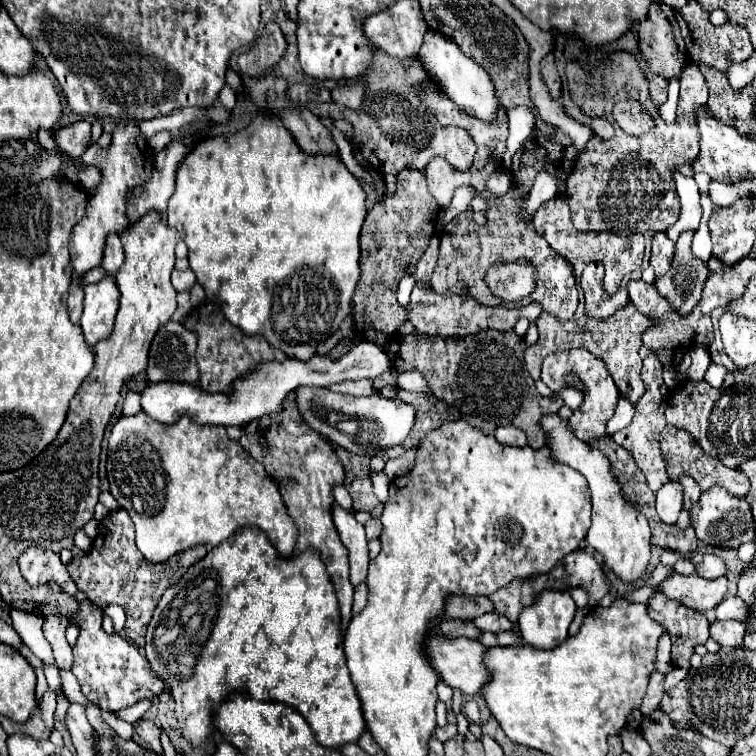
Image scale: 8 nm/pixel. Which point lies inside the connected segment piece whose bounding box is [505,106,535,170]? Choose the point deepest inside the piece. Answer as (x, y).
(521, 120)

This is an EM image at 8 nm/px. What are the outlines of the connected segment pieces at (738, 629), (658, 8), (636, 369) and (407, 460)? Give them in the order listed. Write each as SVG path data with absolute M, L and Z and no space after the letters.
M727 620L727 622L711 622L709 626L711 638L717 640L721 646L741 646L743 644L743 634L745 634L745 626L737 620Z
M663 2L651 4L649 18L645 22L633 24L633 30L639 36L639 46L641 46L643 58L647 60L647 64L651 66L653 72L665 76L667 80L671 80L671 78L681 74L683 66L687 64L687 50L685 50L685 42L683 42L683 36L681 36L681 30L679 30L679 24L677 24L673 8L669 8Z
M581 296L579 308L577 308L573 320L559 320L559 318L551 316L549 312L541 312L541 316L537 318L537 326L539 326L539 340L525 350L525 364L527 364L533 380L539 380L541 362L549 352L557 352L557 350L565 350L565 348L587 348L589 352L593 352L597 358L601 358L607 364L607 370L611 372L619 392L625 394L633 404L637 404L637 400L641 398L641 392L645 390L643 380L641 380L641 362L643 360L639 358L637 350L643 346L643 342L641 342L643 332L647 328L651 328L653 324L631 302L625 304L621 310L617 310L615 316L611 316L611 318L593 320L585 314L585 304L583 304L583 296Z
M409 448L403 456L387 460L387 464L385 464L385 474L387 474L391 480L397 478L397 476L409 474L411 468L413 468L413 464L415 464L415 458L417 458L417 448Z

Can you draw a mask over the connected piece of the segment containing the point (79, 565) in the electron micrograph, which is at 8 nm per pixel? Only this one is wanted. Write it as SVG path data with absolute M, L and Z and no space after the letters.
M119 508L111 512L103 522L99 522L97 538L93 540L93 548L79 558L73 558L73 562L67 566L71 578L75 580L77 588L87 594L87 598L97 604L121 604L127 622L125 622L125 632L127 636L137 644L145 644L145 630L147 624L153 616L153 608L157 606L159 598L163 592L173 586L195 562L199 562L207 554L205 546L191 548L189 552L179 552L177 556L171 556L167 562L161 564L151 564L147 562L141 552L135 546L135 526L129 520L129 514Z

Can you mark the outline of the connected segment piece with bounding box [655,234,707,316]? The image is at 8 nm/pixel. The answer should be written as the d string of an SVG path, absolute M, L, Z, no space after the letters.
M681 234L677 240L673 268L669 270L669 276L661 276L661 280L655 282L655 288L669 300L679 316L687 316L701 300L705 280L707 268L693 256L689 234Z

